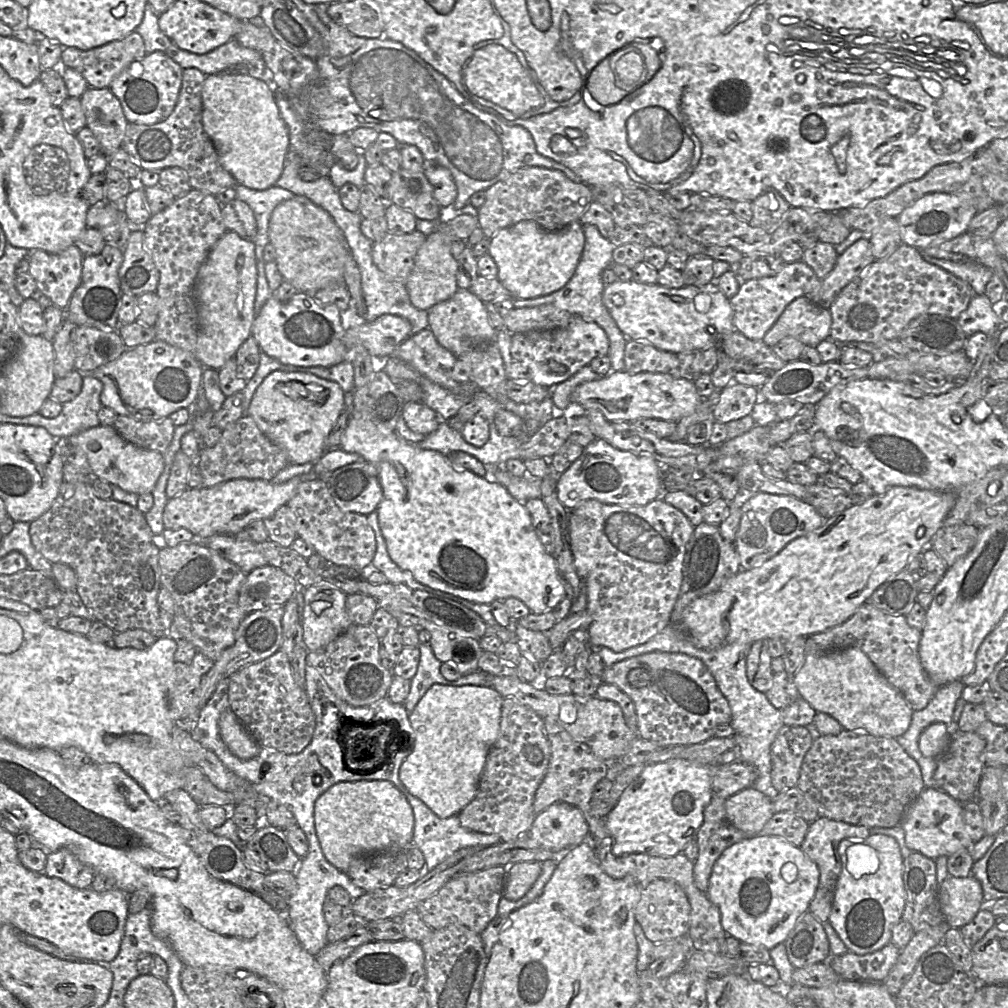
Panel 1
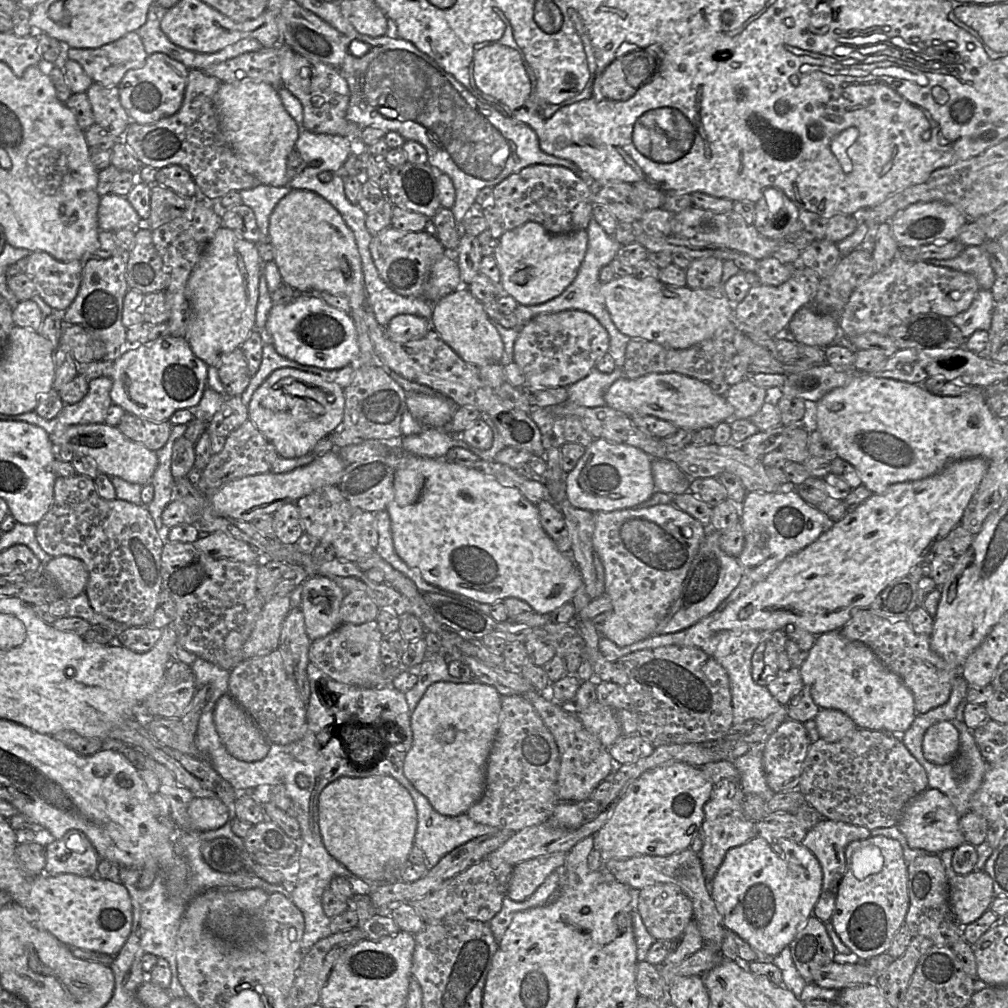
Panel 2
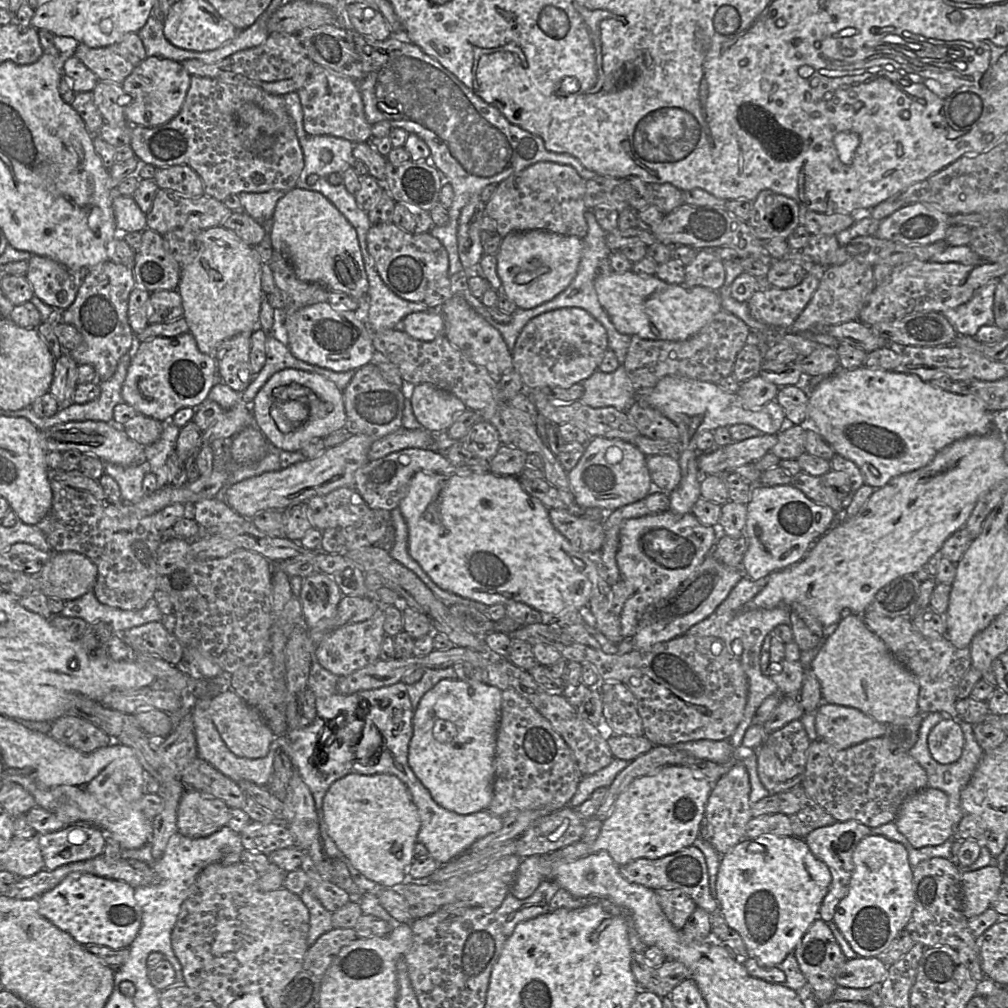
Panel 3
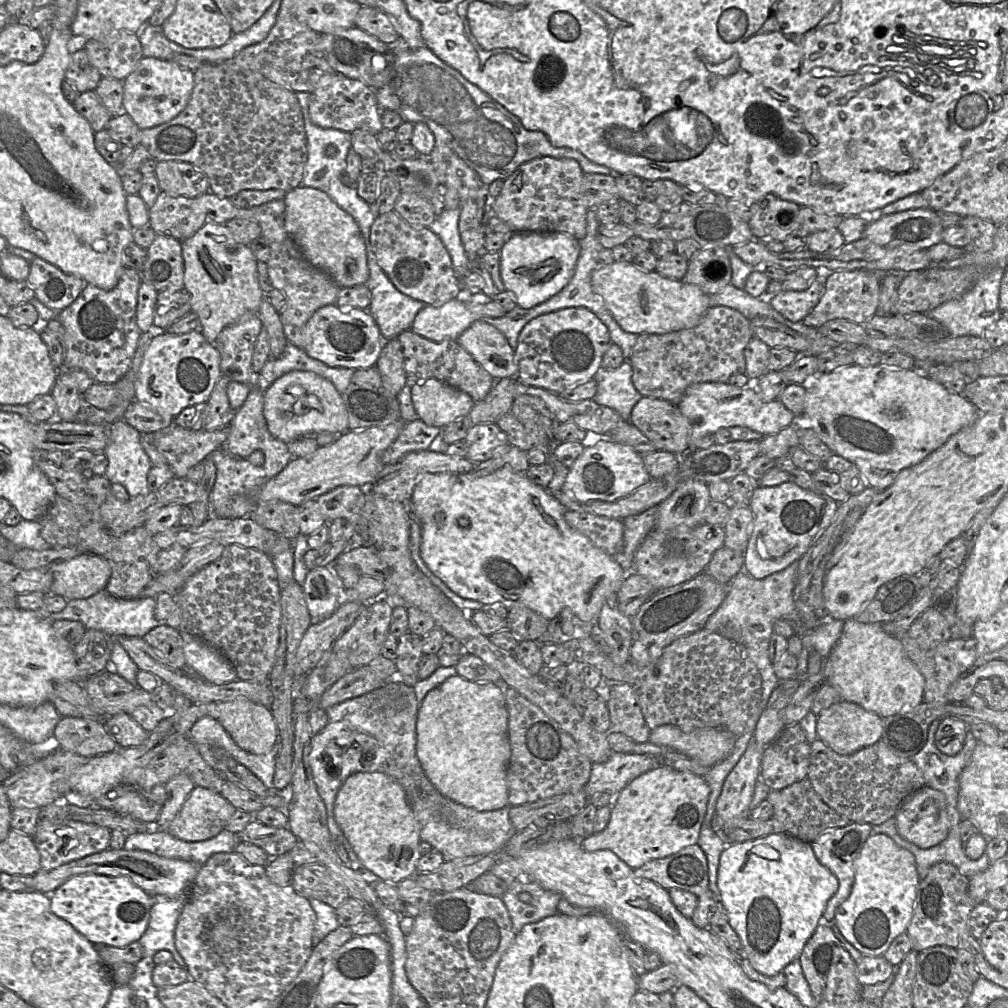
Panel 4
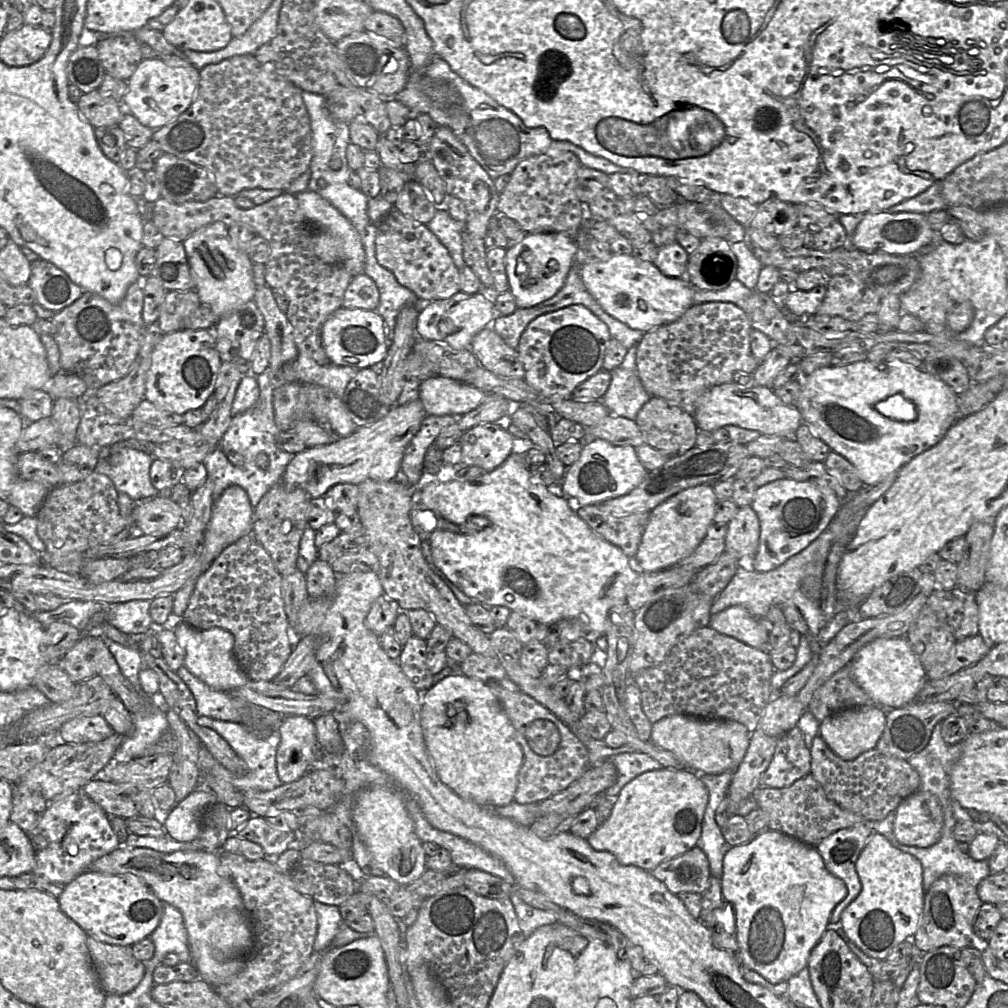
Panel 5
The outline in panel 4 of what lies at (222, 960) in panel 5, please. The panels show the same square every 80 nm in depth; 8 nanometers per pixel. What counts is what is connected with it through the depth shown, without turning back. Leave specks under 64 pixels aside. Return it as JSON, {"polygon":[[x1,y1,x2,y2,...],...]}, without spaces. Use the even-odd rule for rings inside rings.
{"polygon":[[114,850,102,852,64,864,50,871,40,870,32,875,33,890,50,895,67,880,80,875,102,875,108,877,124,876,151,897,177,898,189,893,199,872,200,866,193,862,157,856,141,850]]}

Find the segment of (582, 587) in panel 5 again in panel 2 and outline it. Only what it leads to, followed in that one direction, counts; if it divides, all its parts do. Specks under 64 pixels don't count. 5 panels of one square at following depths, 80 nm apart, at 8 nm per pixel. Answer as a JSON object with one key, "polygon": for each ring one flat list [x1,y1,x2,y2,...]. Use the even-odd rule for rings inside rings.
{"polygon":[[405,450,389,454,396,454,398,457,394,473,394,497,386,507,390,516,393,546,398,556,410,568,419,569,427,583,490,605,509,597,519,598,541,614,551,613,566,602,572,602,576,591,583,583,581,572,573,561,571,553,559,551,552,538,543,529,537,505,530,502,517,488,504,485,475,468,451,463,445,458,418,456]]}

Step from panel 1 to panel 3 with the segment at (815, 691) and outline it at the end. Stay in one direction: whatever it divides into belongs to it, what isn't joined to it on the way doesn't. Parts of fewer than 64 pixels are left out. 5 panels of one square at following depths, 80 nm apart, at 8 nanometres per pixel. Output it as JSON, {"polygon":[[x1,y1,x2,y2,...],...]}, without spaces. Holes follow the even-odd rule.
{"polygon":[[862,616,844,617,837,624,835,631,824,637,824,642,811,662,810,668,820,682,822,702,856,708,883,724,919,713,919,682,916,676,894,658,882,639,866,626]]}

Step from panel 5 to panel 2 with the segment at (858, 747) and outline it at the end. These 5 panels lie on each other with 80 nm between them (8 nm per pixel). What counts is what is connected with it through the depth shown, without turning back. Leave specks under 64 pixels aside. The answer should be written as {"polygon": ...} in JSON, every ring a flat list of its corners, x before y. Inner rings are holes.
{"polygon":[[820,708,814,720,820,737,827,742,838,742,854,730,864,729,858,728,855,722,844,712,831,708]]}

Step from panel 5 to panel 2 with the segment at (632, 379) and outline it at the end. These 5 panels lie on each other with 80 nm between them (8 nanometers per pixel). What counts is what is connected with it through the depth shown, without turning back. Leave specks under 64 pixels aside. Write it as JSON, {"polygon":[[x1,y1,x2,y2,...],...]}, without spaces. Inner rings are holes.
{"polygon":[[616,367,611,373,603,373,594,368,586,377,566,387,566,402,592,408,605,406,605,392,616,380,624,376,623,368]]}

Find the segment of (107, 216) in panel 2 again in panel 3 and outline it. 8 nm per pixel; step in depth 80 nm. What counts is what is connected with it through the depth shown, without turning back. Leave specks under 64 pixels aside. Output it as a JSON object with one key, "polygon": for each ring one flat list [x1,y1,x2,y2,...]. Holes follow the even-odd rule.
{"polygon":[[116,195,112,201,117,231,135,232,147,228,145,214,132,196]]}

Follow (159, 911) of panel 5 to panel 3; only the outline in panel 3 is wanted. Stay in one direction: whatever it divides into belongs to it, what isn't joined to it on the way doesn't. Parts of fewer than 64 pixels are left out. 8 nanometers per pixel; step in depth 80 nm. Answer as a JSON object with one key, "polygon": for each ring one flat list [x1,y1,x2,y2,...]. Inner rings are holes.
{"polygon":[[72,873,37,899,40,913,83,946,128,948,140,929,141,911,134,898,134,887,120,880]]}

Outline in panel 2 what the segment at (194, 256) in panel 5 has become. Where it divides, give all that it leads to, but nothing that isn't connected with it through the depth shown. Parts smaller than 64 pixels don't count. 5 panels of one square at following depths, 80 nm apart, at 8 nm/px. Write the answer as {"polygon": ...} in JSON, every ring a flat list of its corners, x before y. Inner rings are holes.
{"polygon":[[220,227,191,272,186,284,190,312,185,339,207,366,219,368,221,357,239,348,254,331,261,260,254,242]]}

